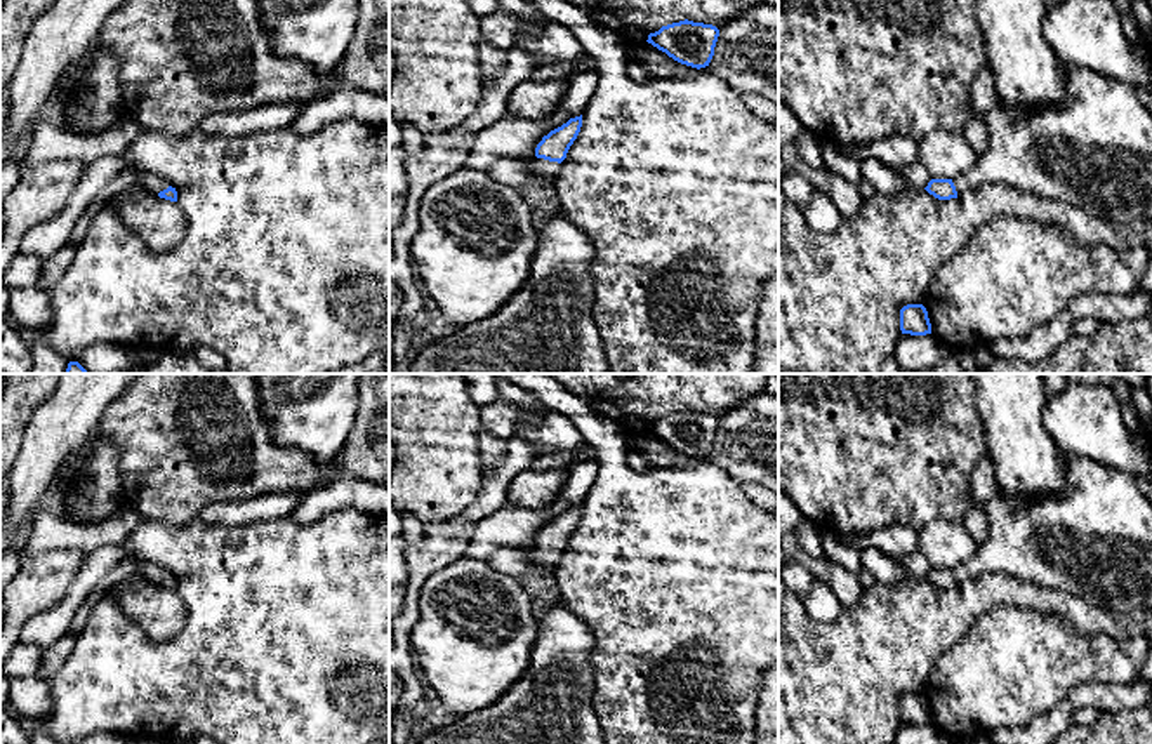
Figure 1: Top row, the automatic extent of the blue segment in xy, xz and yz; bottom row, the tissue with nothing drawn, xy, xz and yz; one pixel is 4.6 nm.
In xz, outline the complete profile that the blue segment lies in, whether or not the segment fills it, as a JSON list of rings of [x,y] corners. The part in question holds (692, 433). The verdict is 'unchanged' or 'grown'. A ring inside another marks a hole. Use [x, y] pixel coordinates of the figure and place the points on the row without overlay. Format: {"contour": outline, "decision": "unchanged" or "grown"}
{"contour": [[[685,409],[650,422],[646,431],[674,450],[700,459],[709,455],[718,426],[716,415]]], "decision": "unchanged"}

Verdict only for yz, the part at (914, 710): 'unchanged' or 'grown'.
unchanged

